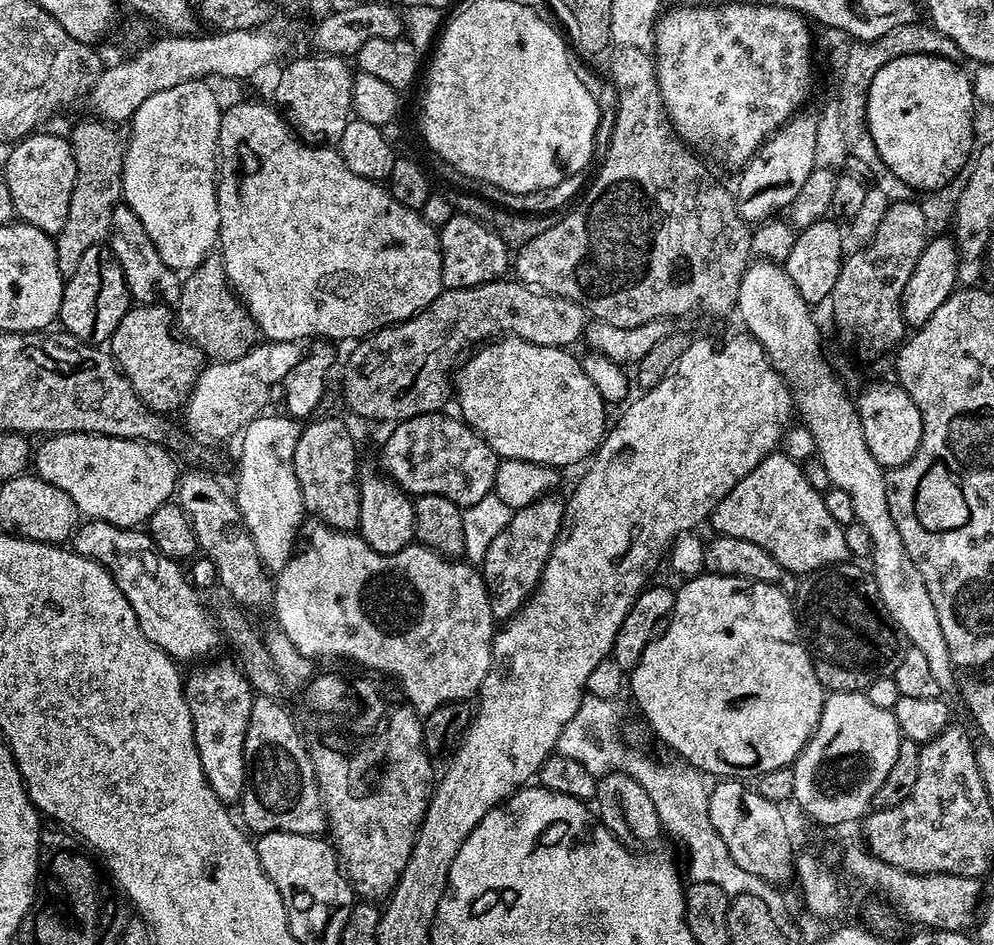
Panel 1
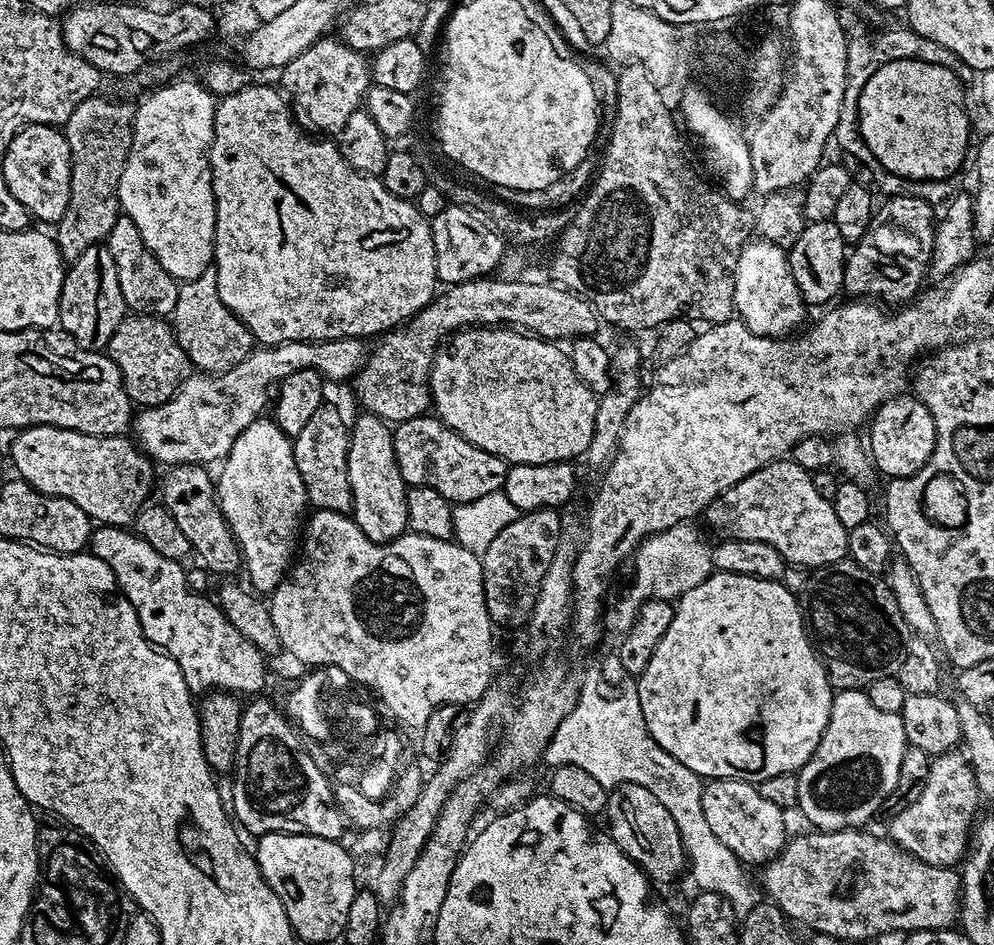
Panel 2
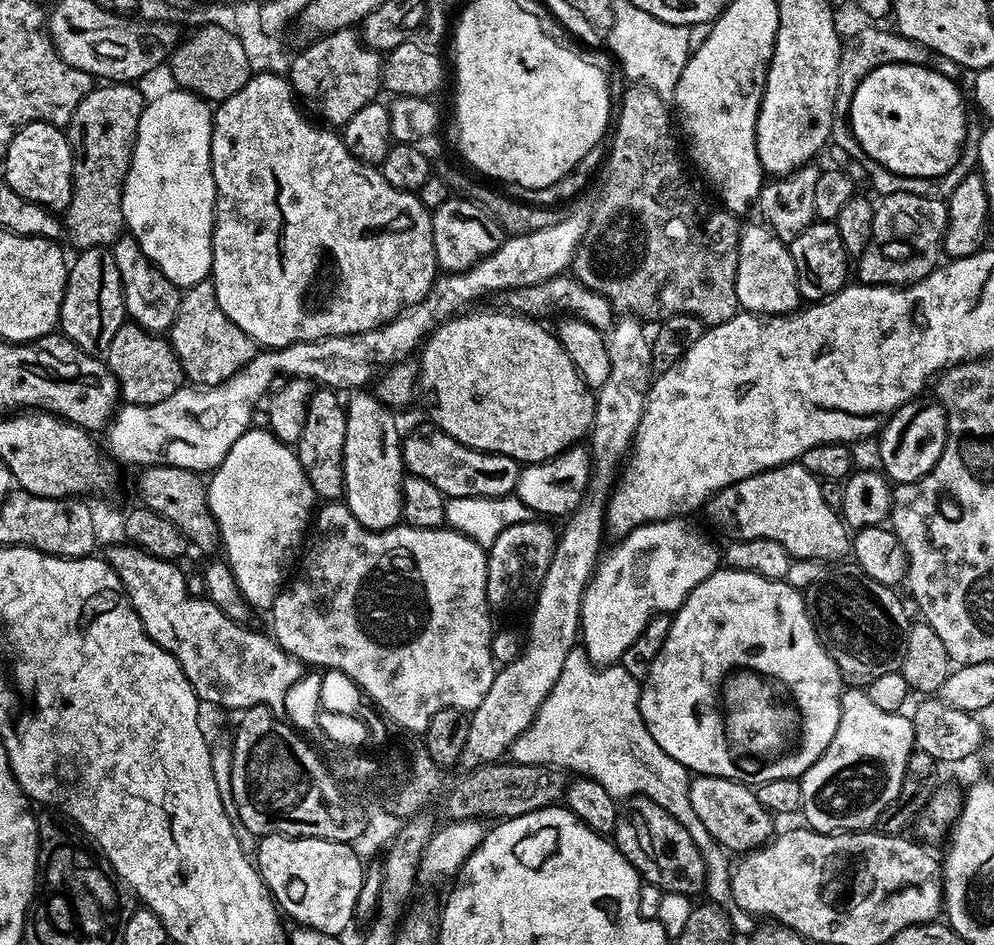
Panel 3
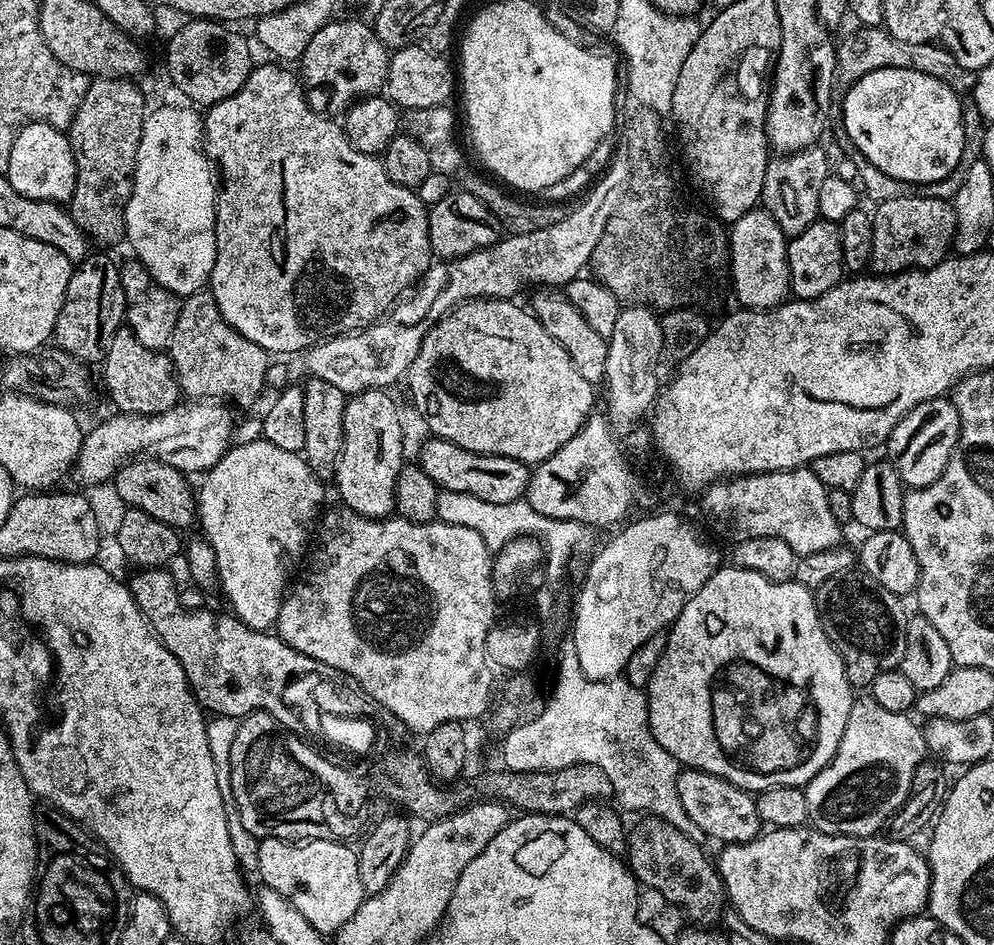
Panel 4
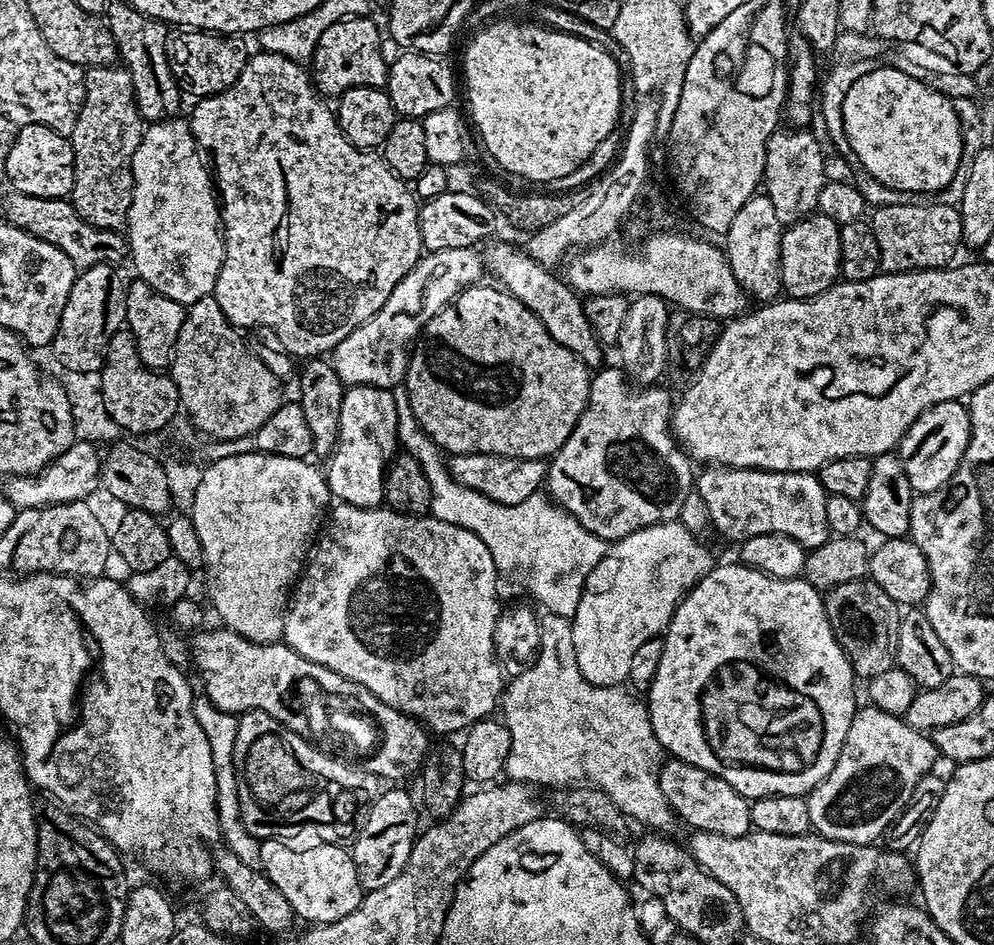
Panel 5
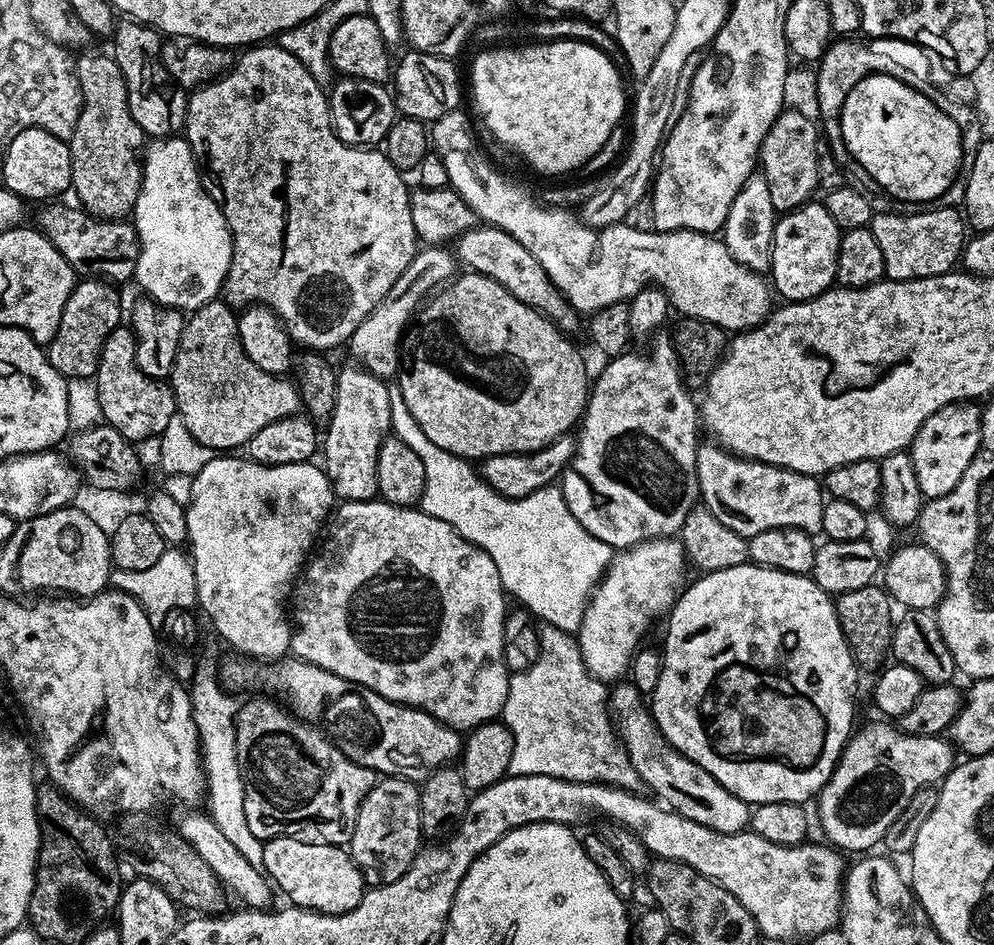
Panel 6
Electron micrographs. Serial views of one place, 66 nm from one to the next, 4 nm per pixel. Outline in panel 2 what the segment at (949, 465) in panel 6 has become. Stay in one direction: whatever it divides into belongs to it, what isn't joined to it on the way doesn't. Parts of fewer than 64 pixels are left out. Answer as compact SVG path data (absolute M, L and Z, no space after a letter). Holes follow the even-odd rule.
M901 394L885 400L872 413L867 428L866 447L870 459L875 471L879 475L881 472L884 478L912 476L922 470L936 445L934 418L927 406L912 394Z

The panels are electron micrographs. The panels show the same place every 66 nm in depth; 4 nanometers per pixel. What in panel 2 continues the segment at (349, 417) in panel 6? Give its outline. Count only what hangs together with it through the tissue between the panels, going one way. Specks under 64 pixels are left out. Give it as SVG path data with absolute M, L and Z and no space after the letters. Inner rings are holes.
M360 414L350 424L348 437L348 473L352 491L350 513L357 526L379 544L390 544L409 531L406 498L409 485L404 483L394 454L394 432L382 418Z

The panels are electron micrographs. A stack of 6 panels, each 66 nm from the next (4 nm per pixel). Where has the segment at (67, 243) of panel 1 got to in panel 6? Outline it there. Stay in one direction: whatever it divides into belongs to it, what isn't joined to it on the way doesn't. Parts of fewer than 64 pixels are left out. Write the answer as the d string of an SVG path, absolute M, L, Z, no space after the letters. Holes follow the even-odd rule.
M81 51L75 57L76 77L84 101L78 114L78 126L74 126L74 134L68 141L68 149L72 152L71 191L76 192L77 198L80 199L77 200L79 207L91 216L97 216L99 220L123 220L131 217L140 193L142 160L138 153L145 147L146 137L130 114L126 82L122 78L122 70L118 70L118 62L111 54L104 53L103 56L100 52L92 51Z

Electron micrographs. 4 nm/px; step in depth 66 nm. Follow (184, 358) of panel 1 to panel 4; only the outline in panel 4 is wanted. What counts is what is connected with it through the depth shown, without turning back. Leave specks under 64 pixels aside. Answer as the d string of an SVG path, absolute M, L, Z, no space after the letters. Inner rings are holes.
M121 326L114 334L114 338L110 338L102 367L108 396L117 404L115 407L119 411L133 412L139 416L153 416L181 403L182 393L176 380L171 356L163 351L155 352L142 346L142 342L134 338L134 334L127 326Z

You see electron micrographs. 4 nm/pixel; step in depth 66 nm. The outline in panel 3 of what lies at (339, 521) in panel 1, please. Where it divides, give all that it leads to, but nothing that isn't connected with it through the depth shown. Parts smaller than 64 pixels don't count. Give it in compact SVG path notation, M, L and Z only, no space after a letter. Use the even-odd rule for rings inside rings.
M323 386L313 391L306 412L306 427L302 429L302 438L294 446L296 457L300 459L310 486L324 502L339 501L344 495L344 447L348 413L345 401L340 401L340 396L339 391Z

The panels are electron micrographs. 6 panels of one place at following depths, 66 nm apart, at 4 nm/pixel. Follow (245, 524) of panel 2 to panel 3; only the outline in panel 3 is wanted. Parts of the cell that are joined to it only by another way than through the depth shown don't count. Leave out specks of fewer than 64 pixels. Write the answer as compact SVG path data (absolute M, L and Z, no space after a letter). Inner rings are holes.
M249 427L238 442L230 446L230 454L226 454L211 473L212 481L209 479L206 487L208 505L220 531L222 556L228 561L238 590L244 595L244 603L252 610L268 610L301 555L318 497L295 451L267 427L256 427Z

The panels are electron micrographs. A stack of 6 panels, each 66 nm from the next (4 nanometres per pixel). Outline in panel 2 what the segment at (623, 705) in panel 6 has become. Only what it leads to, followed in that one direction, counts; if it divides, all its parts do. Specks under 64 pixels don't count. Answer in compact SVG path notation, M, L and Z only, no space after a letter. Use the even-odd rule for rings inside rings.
M708 780L702 787L702 815L706 817L703 827L714 830L718 842L726 845L745 866L763 866L785 846L785 809L762 798L759 787L744 780Z

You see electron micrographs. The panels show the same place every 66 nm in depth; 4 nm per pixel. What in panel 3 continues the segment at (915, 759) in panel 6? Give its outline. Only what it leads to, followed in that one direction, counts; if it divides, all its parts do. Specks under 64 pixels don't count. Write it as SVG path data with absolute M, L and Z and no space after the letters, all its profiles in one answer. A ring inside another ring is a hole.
M845 687L840 696L838 730L830 746L800 777L803 823L815 832L863 832L871 829L898 798L906 774L906 762L916 739L911 719L887 712L870 702L863 688Z

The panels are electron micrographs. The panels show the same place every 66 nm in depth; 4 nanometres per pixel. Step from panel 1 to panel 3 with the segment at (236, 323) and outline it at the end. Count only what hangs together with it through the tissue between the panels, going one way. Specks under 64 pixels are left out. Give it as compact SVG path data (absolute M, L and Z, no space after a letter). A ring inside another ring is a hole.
M211 279L183 289L178 318L174 318L170 329L170 343L184 372L184 380L205 388L213 388L238 374L258 351L256 341L238 330L238 326L234 326L234 322L222 314L222 306L218 306L218 294L214 294Z

